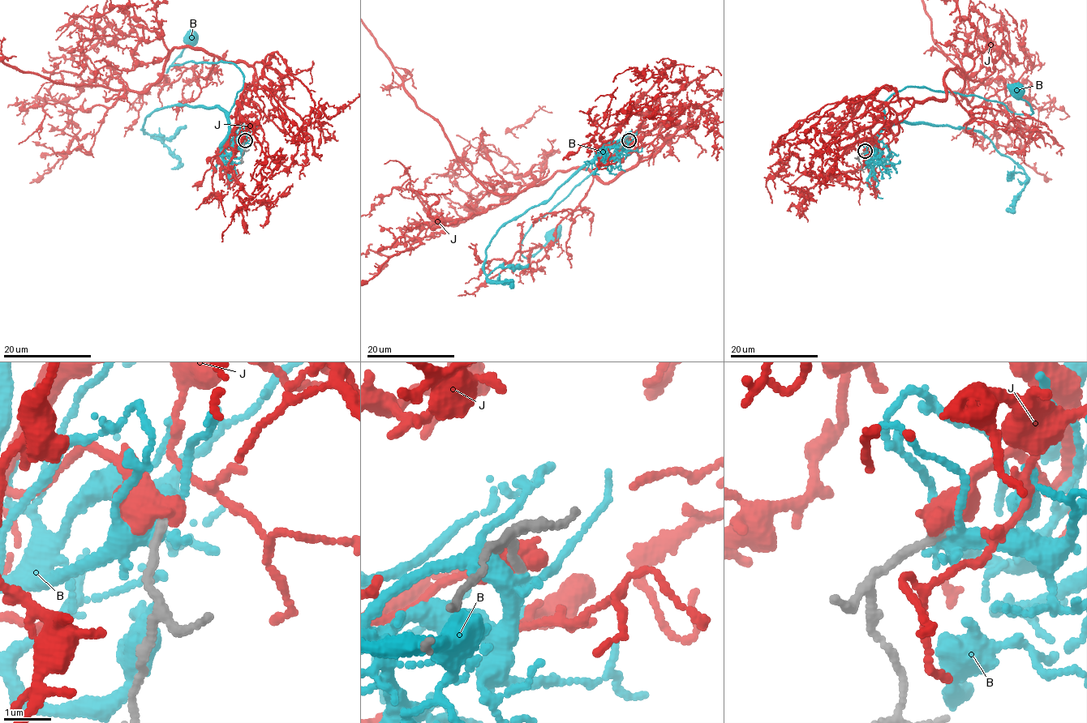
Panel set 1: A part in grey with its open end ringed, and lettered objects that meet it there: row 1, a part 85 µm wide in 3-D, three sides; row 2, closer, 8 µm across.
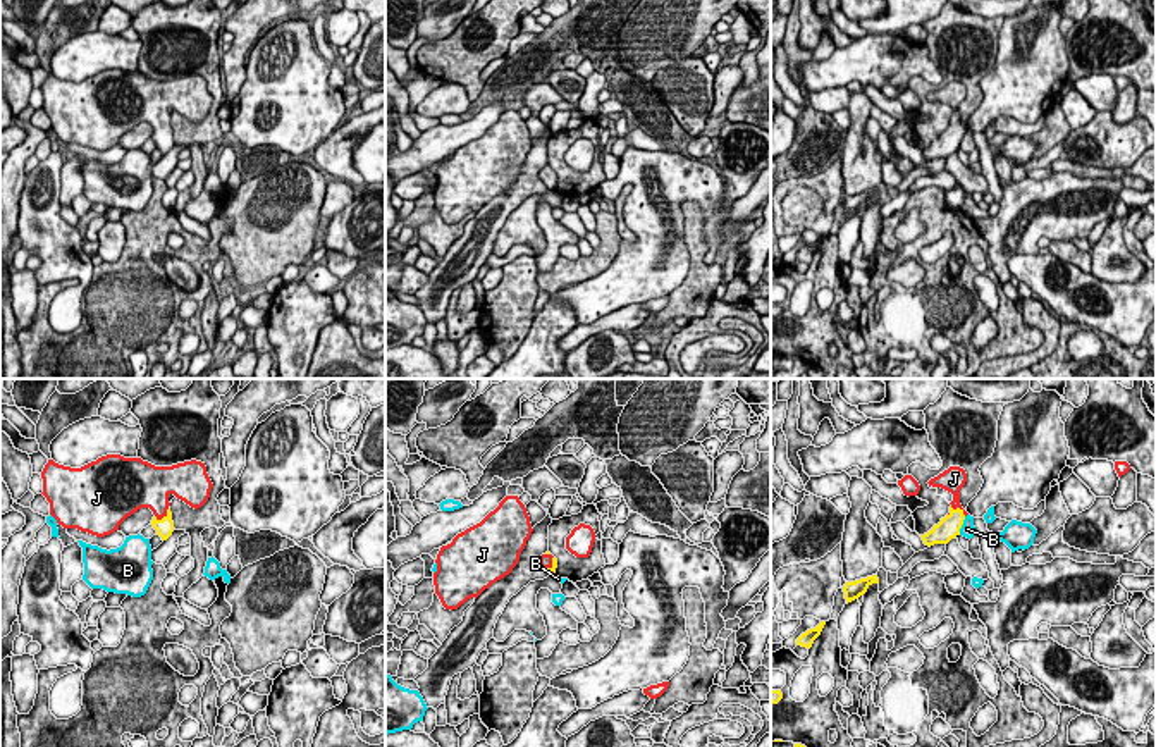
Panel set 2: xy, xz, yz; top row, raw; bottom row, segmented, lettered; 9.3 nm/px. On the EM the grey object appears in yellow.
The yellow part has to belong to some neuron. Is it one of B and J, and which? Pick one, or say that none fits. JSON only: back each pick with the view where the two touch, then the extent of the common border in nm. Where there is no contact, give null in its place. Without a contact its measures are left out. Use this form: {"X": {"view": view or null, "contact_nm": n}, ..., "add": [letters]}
{"J": {"view": "xy", "contact_nm": 180}, "add": ["J"]}

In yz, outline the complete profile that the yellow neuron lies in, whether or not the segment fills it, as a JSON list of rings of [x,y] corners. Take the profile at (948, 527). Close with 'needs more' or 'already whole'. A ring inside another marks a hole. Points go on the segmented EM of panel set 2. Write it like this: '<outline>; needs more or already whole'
[[[950,466],[938,477],[931,478],[929,487],[941,487],[953,494],[953,501],[950,503],[950,513],[941,518],[938,525],[934,525],[927,534],[920,535],[925,546],[934,544],[948,544],[951,539],[960,535],[960,528],[963,525],[965,516],[968,515],[960,504],[960,489],[967,482],[967,473],[960,466]]]; needs more

